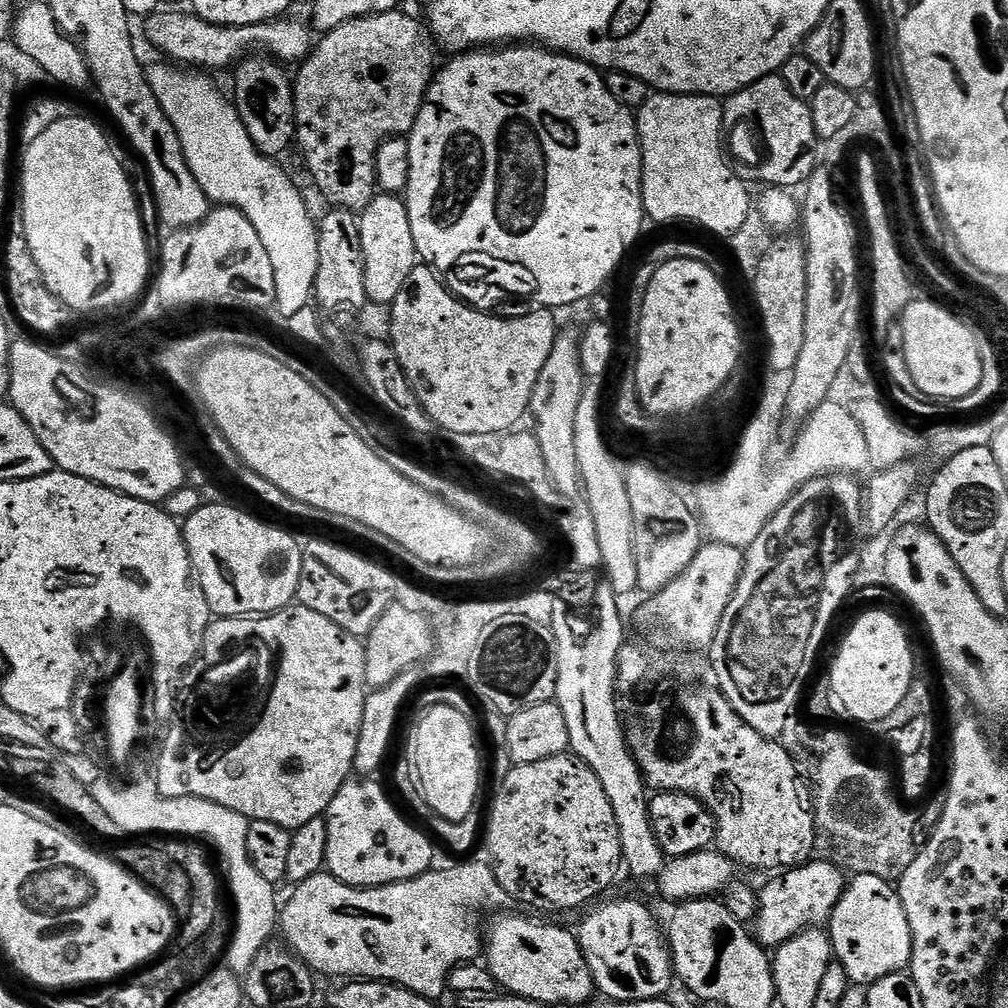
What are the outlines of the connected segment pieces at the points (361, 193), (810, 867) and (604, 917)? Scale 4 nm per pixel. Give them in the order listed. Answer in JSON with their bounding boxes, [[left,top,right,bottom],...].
[[292,10,434,214],[754,858,846,950],[578,900,674,1000]]

